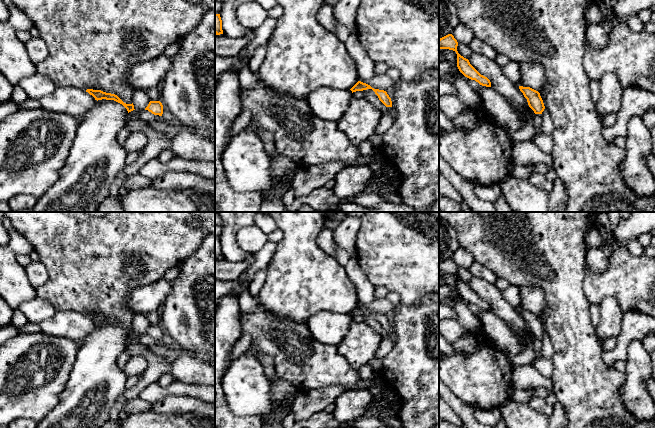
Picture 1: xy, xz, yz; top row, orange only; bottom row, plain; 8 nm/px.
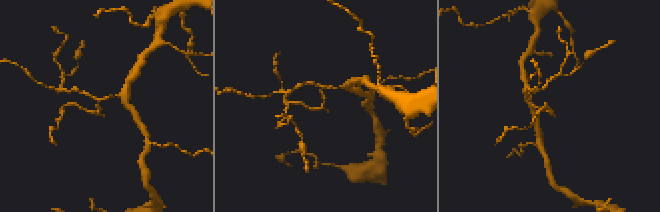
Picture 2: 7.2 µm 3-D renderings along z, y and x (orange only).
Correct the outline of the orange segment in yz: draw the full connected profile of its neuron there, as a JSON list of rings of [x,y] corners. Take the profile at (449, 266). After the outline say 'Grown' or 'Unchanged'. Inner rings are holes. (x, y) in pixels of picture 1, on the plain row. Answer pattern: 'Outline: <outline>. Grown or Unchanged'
Outline: [[[448,258],[439,263],[439,273],[453,274],[457,278],[457,291],[459,295],[467,302],[475,304],[482,310],[491,311],[490,304],[481,299],[469,286],[468,283],[461,280],[457,275],[458,266],[452,258]]]. Unchanged

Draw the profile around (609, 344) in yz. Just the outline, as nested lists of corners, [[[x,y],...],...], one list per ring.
[[[610,337],[601,344],[601,347],[603,350],[610,351],[615,348],[616,343],[617,343],[617,337]]]

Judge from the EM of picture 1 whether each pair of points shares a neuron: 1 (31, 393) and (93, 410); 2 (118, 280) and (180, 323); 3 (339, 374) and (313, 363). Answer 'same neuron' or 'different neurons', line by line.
1: different neurons
2: different neurons
3: same neuron

